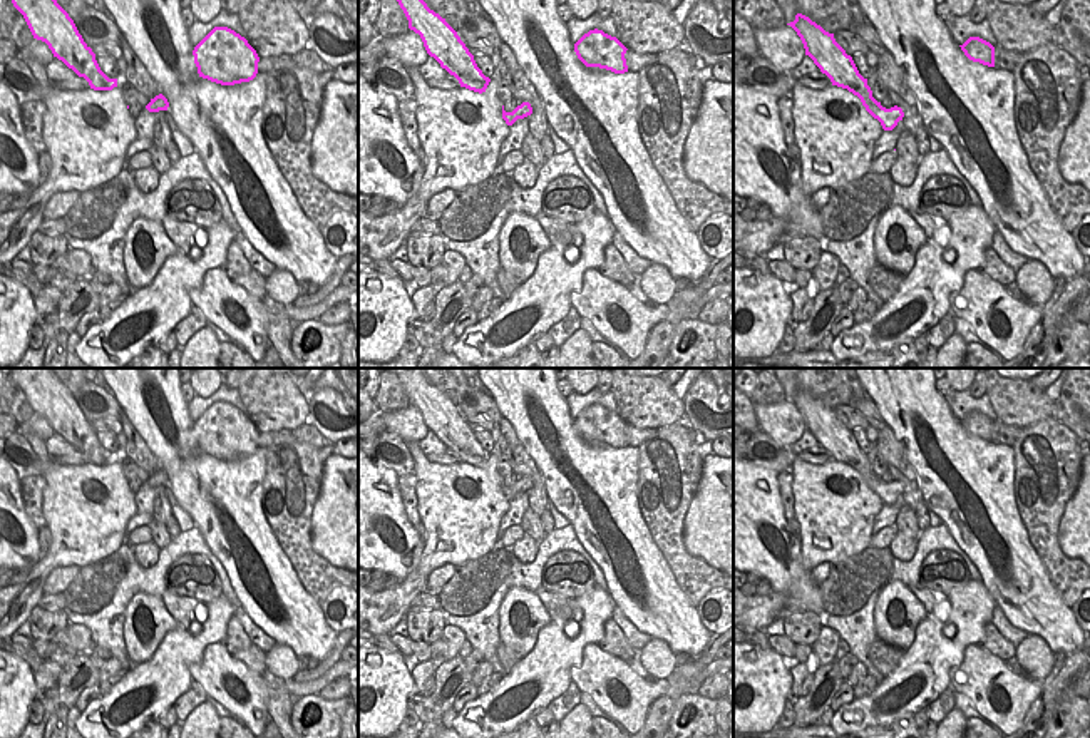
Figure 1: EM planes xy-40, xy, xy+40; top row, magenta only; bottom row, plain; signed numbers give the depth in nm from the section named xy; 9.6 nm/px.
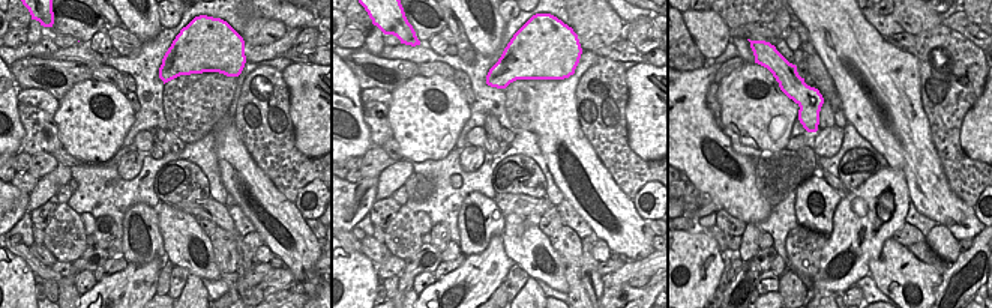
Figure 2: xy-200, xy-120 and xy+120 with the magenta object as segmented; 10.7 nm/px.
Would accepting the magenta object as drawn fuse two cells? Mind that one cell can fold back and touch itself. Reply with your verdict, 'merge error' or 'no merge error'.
no merge error

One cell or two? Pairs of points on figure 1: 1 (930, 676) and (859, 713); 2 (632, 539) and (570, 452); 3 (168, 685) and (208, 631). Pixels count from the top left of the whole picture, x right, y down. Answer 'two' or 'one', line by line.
1: one
2: one
3: one

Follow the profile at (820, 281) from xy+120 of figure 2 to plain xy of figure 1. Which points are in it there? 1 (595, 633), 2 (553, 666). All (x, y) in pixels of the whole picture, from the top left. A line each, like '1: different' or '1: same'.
1: same
2: same

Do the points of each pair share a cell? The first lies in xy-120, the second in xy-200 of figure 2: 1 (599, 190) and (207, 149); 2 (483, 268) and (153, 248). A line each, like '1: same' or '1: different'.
1: different
2: different

